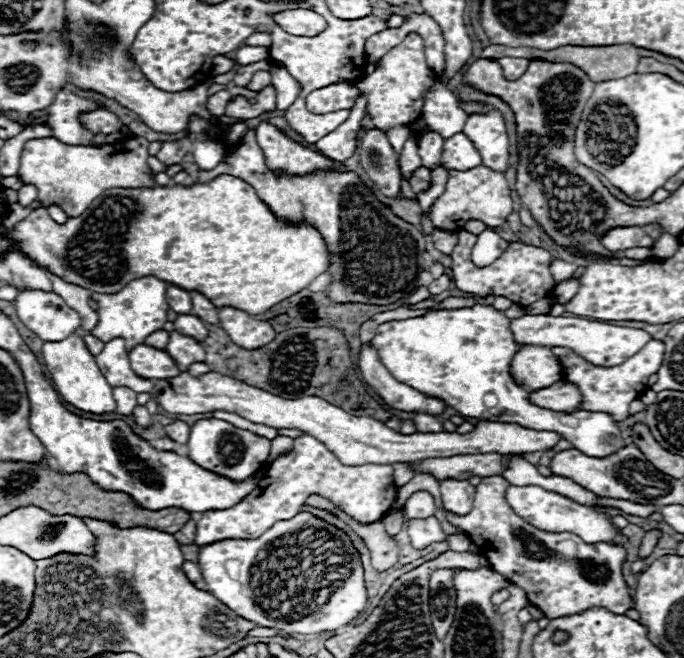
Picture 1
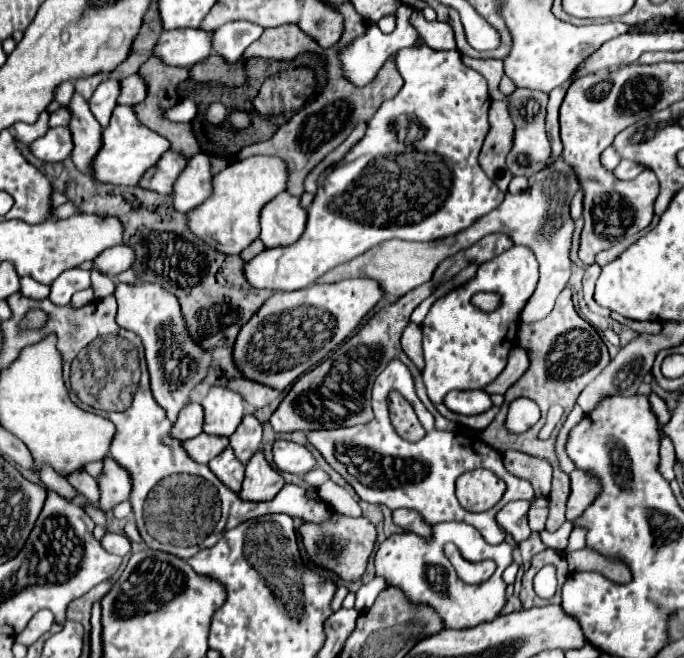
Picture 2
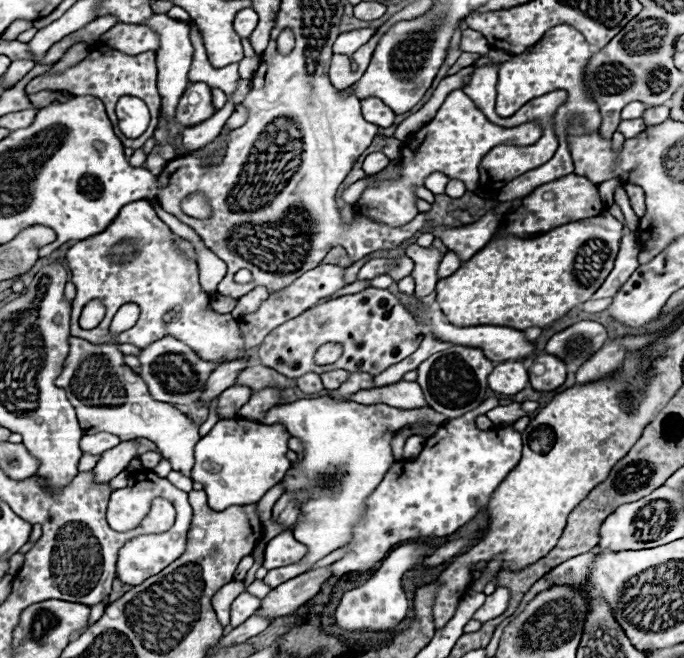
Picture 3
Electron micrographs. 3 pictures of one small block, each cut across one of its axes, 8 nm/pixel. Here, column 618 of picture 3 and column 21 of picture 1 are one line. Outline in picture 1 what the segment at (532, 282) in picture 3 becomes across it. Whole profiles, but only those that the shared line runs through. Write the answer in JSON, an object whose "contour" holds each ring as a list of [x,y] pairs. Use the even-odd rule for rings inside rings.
{"contour":[[[220,174],[206,184],[192,184],[192,186],[180,186],[178,184],[178,186],[152,186],[152,188],[112,188],[112,190],[106,190],[102,196],[98,196],[98,200],[94,200],[84,214],[80,214],[78,218],[68,218],[66,224],[56,224],[50,218],[48,210],[44,206],[38,206],[14,228],[14,240],[20,244],[22,252],[26,252],[32,260],[36,260],[40,264],[40,268],[50,268],[62,280],[74,282],[74,284],[78,284],[78,286],[82,286],[90,292],[114,294],[114,292],[120,292],[134,278],[154,276],[154,278],[160,278],[168,284],[178,284],[180,288],[186,288],[188,292],[196,290],[196,292],[202,292],[204,296],[210,296],[210,300],[214,300],[216,308],[234,306],[234,308],[248,312],[250,316],[262,314],[268,308],[272,308],[274,304],[292,296],[294,292],[304,290],[316,276],[326,272],[328,266],[330,266],[330,252],[328,252],[326,240],[320,236],[320,232],[312,224],[306,224],[306,222],[292,224],[292,222],[276,218],[274,212],[266,206],[266,202],[262,202],[258,198],[256,190],[248,182],[244,182],[236,176],[230,176],[230,174]]]}

